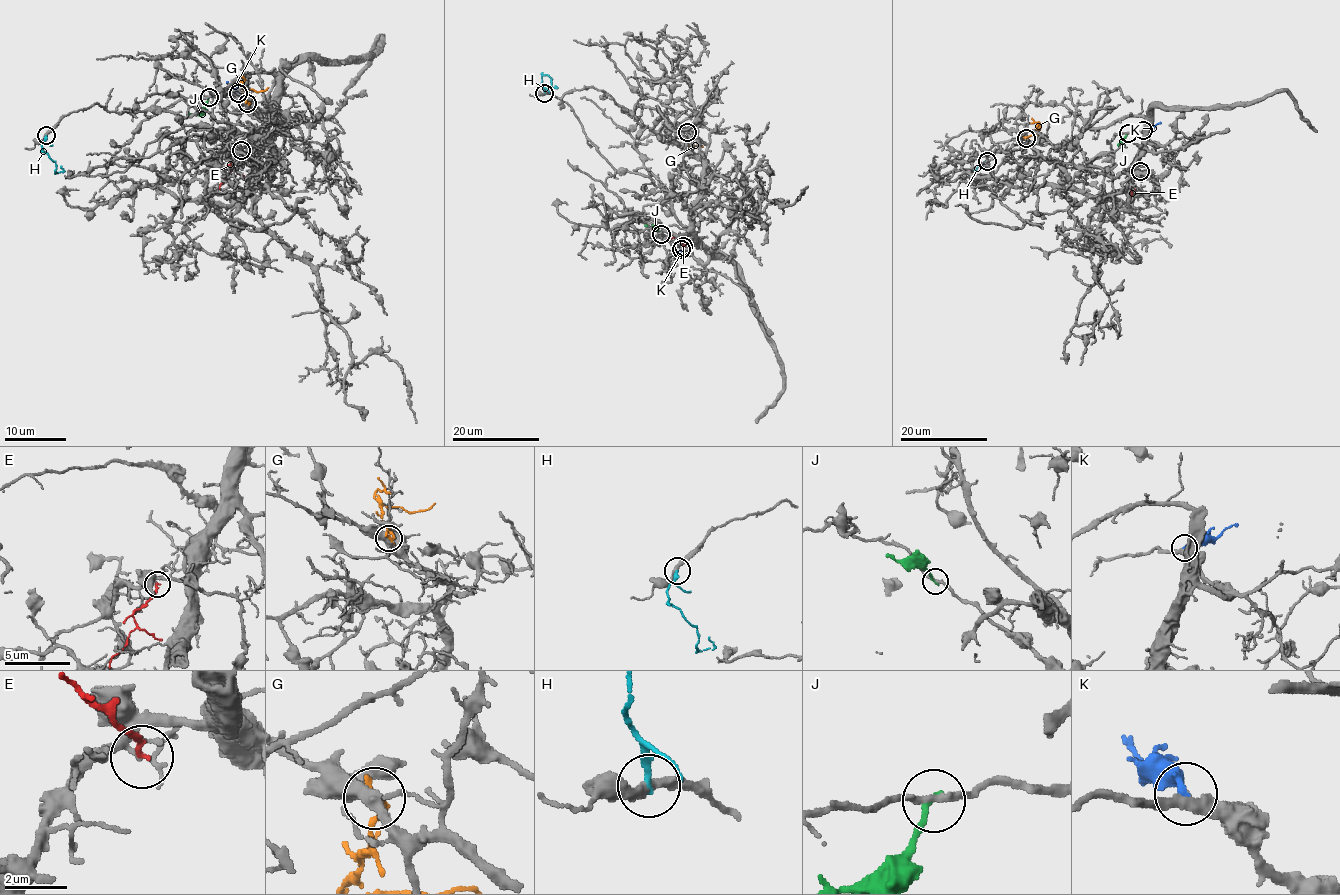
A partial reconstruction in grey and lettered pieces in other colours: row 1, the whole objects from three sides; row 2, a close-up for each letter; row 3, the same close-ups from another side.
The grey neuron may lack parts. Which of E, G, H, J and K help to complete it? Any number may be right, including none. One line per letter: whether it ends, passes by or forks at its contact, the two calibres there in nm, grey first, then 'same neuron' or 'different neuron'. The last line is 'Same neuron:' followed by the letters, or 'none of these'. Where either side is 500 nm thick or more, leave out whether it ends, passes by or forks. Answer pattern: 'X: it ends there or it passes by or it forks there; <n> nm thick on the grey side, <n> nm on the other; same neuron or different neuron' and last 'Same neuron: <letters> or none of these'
E: it ends there; 170 nm thick on the grey side, 180 nm on the other; different neuron
G: it ends there; 480 nm thick on the grey side, 320 nm on the other; different neuron
H: it ends there; 320 nm thick on the grey side, 200 nm on the other; different neuron
J: it ends there; 200 nm thick on the grey side, 200 nm on the other; different neuron
K: it ends there; 300 nm thick on the grey side, 200 nm on the other; same neuron
Same neuron: K

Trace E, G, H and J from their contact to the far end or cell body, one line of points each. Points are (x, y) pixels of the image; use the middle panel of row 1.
E: (683, 245), (677, 237), (668, 236)
G: (687, 132), (685, 144), (703, 147)
H: (544, 93), (541, 81), (543, 75), (547, 75), (555, 86)
J: (660, 233), (644, 225)

